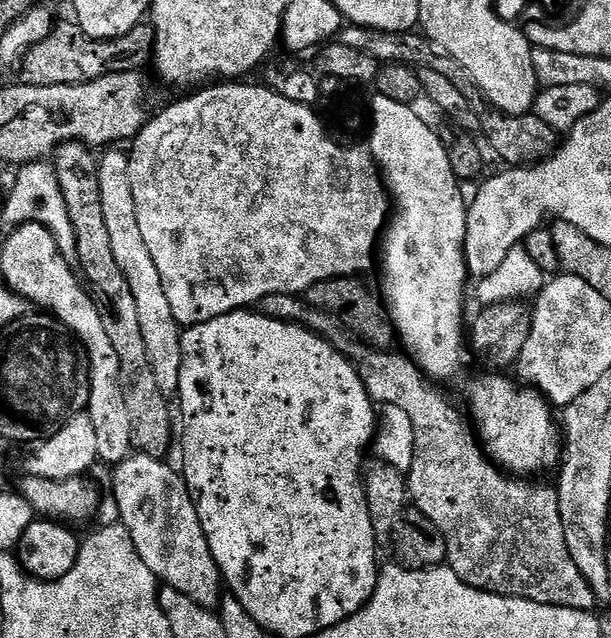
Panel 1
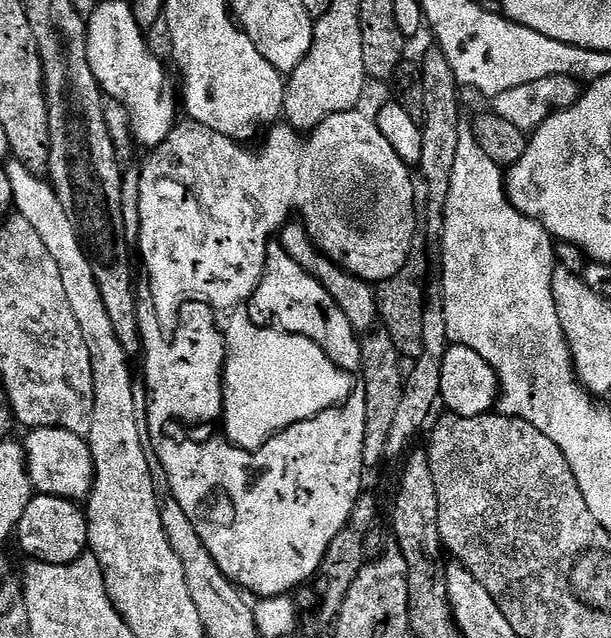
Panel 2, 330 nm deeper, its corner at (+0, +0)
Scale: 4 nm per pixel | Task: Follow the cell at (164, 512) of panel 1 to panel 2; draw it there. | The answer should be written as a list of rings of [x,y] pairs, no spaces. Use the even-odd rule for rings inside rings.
[[[34,428],[27,435],[22,443],[35,491],[73,502],[87,501],[96,479],[96,463],[92,460],[92,448],[87,439],[65,428]]]

